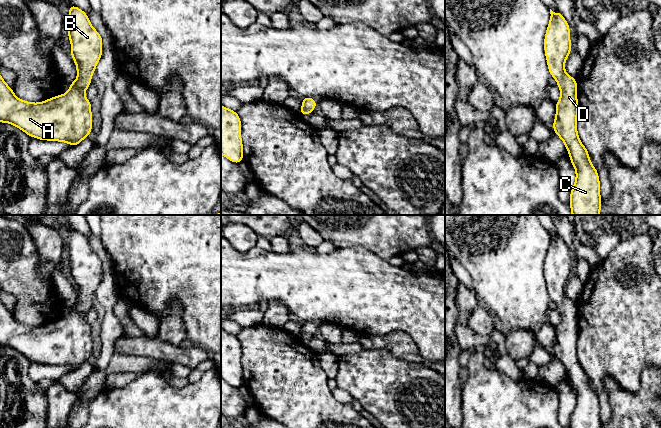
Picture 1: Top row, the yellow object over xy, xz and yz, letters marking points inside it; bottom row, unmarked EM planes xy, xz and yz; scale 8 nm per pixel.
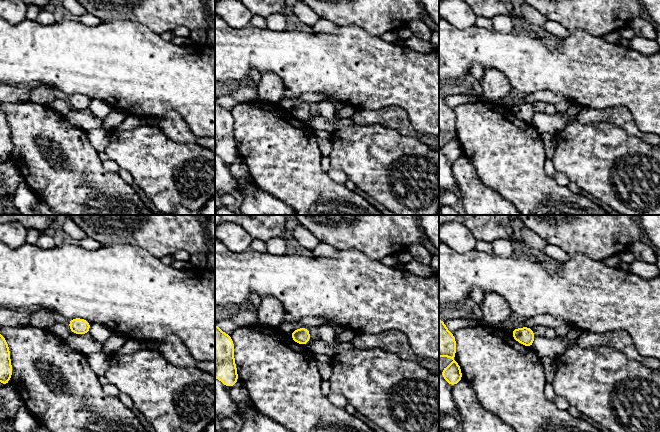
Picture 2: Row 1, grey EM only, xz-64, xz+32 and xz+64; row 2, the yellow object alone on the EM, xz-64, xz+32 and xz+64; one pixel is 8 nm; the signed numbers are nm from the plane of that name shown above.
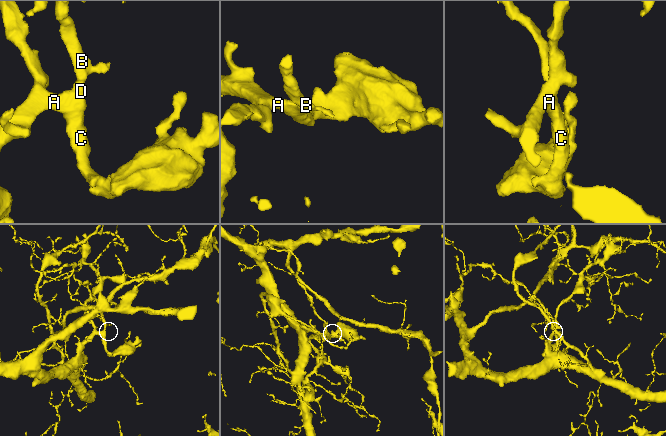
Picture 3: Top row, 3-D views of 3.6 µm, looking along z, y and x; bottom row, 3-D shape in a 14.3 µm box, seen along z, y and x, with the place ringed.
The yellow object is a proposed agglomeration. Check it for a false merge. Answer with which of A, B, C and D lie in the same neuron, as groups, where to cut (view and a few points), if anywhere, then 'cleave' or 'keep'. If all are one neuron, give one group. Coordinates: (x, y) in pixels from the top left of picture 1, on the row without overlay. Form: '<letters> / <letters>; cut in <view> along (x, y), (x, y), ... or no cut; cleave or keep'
A B C D; no cut; keep

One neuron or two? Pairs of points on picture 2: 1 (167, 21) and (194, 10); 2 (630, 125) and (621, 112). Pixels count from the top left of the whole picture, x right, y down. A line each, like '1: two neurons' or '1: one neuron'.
1: one neuron
2: one neuron

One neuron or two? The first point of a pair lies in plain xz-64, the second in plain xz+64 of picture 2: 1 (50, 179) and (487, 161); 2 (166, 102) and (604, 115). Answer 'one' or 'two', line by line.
1: one
2: two

